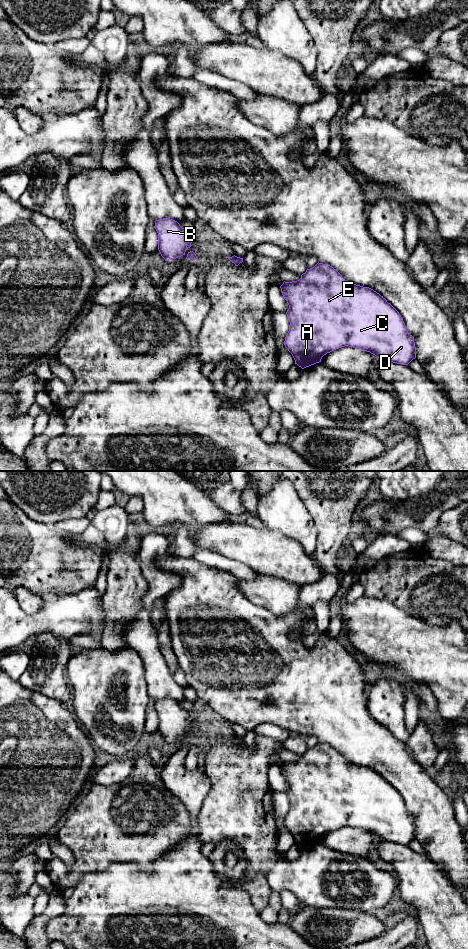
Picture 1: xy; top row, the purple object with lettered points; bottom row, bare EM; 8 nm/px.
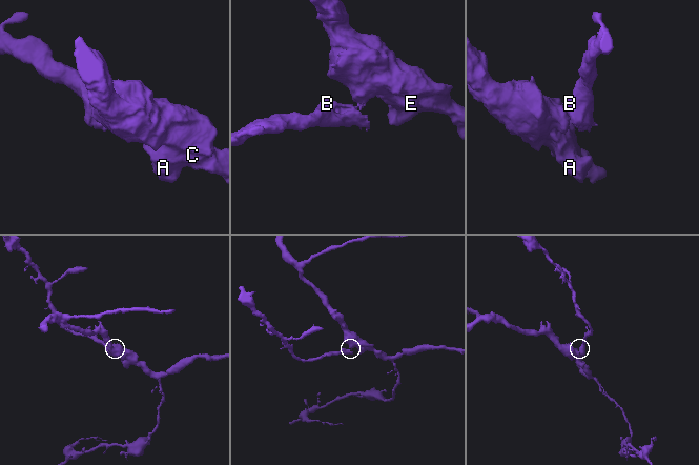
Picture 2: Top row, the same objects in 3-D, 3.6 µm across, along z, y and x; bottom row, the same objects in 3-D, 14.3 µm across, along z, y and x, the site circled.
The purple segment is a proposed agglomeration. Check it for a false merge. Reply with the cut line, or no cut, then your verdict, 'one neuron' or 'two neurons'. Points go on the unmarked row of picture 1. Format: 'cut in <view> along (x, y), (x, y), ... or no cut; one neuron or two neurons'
cut in xy along (230, 737), (233, 742); two neurons

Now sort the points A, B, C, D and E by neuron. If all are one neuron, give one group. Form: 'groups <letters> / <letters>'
groups A C D E / B

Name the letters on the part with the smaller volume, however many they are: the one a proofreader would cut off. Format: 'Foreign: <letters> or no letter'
Foreign: B

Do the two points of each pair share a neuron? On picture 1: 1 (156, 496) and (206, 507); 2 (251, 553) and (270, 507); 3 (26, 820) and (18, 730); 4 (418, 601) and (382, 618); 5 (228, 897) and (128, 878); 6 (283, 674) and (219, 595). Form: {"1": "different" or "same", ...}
{"1": "same", "2": "different", "3": "same", "4": "different", "5": "same", "6": "same"}

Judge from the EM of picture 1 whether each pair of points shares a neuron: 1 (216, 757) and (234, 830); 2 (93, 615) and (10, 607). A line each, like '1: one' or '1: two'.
1: one
2: one

